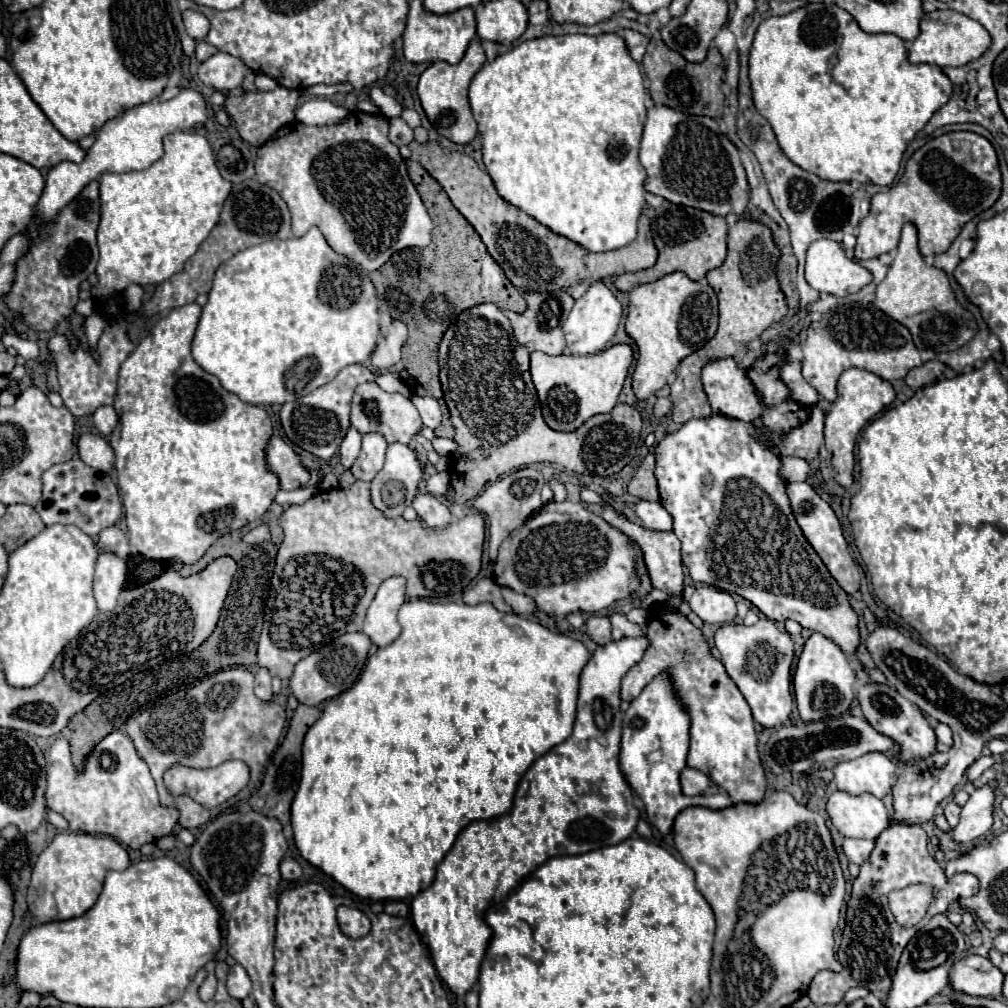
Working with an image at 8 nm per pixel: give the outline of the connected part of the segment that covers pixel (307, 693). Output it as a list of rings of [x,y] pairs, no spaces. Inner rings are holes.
[[[363,632],[343,634],[343,636],[339,636],[339,646],[321,648],[319,652],[313,652],[307,658],[299,660],[295,666],[295,672],[291,676],[291,682],[289,682],[293,696],[299,700],[299,704],[319,706],[321,702],[335,698],[341,692],[349,690],[357,682],[357,678],[365,666],[369,648],[371,648],[371,640]],[[313,674],[317,674],[317,678],[313,678]]]

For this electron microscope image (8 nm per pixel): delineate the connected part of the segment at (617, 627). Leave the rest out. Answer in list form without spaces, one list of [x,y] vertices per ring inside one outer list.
[[[613,614],[611,624],[613,624],[613,640],[625,638],[625,636],[643,636],[645,634],[645,628],[629,622],[625,614]]]

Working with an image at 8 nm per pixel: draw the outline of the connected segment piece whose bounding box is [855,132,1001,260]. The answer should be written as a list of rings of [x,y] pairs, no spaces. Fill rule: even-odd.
[[[949,132],[939,138],[929,140],[925,146],[921,146],[905,164],[903,178],[885,190],[887,194],[875,194],[871,198],[871,212],[867,218],[859,222],[859,234],[857,234],[857,246],[855,246],[855,258],[877,258],[879,254],[891,252],[897,248],[899,234],[903,224],[913,222],[919,232],[919,250],[923,256],[939,254],[949,248],[949,244],[957,238],[961,228],[973,220],[977,214],[989,210],[1001,196],[1001,170],[999,170],[999,158],[991,142],[975,132]]]

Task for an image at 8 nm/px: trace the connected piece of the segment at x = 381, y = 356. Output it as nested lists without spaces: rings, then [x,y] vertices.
[[[391,320],[387,330],[381,332],[379,344],[371,356],[375,370],[389,368],[399,362],[401,346],[403,346],[405,338],[407,338],[407,326],[403,326],[403,322],[399,322],[399,320]]]

